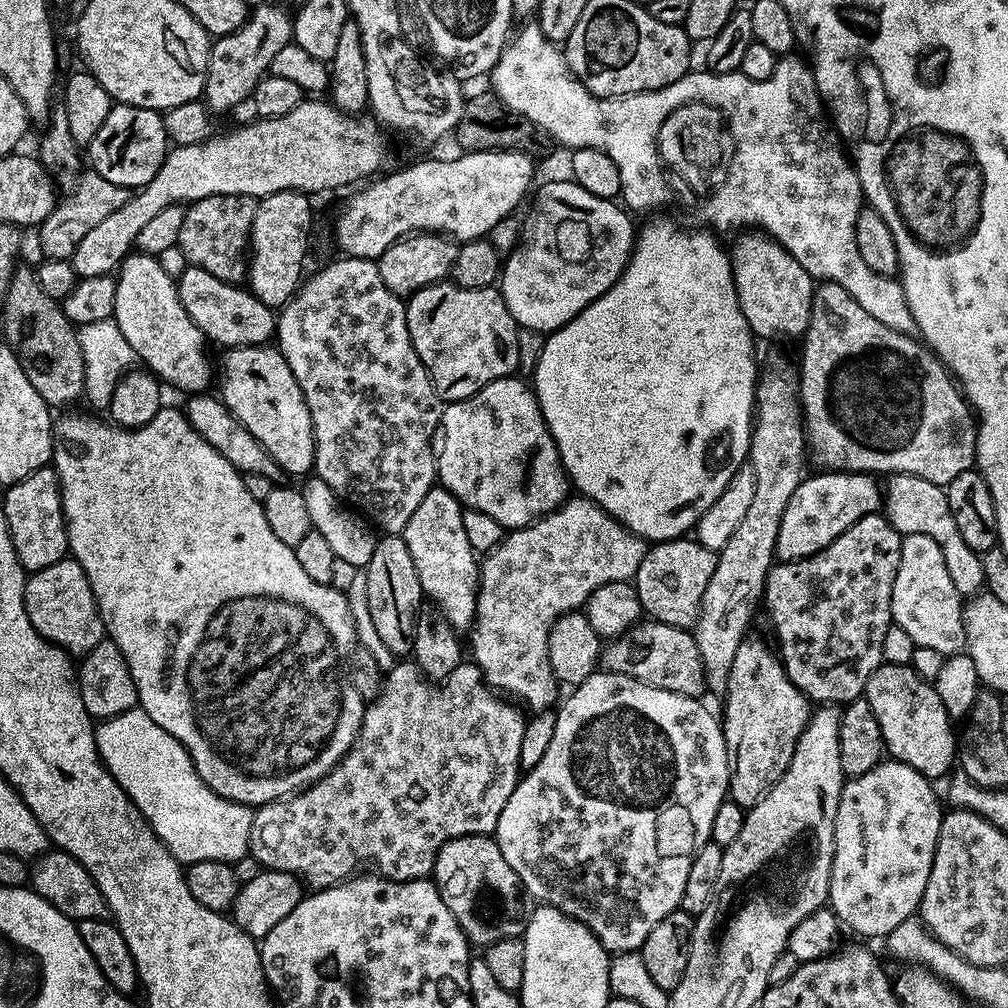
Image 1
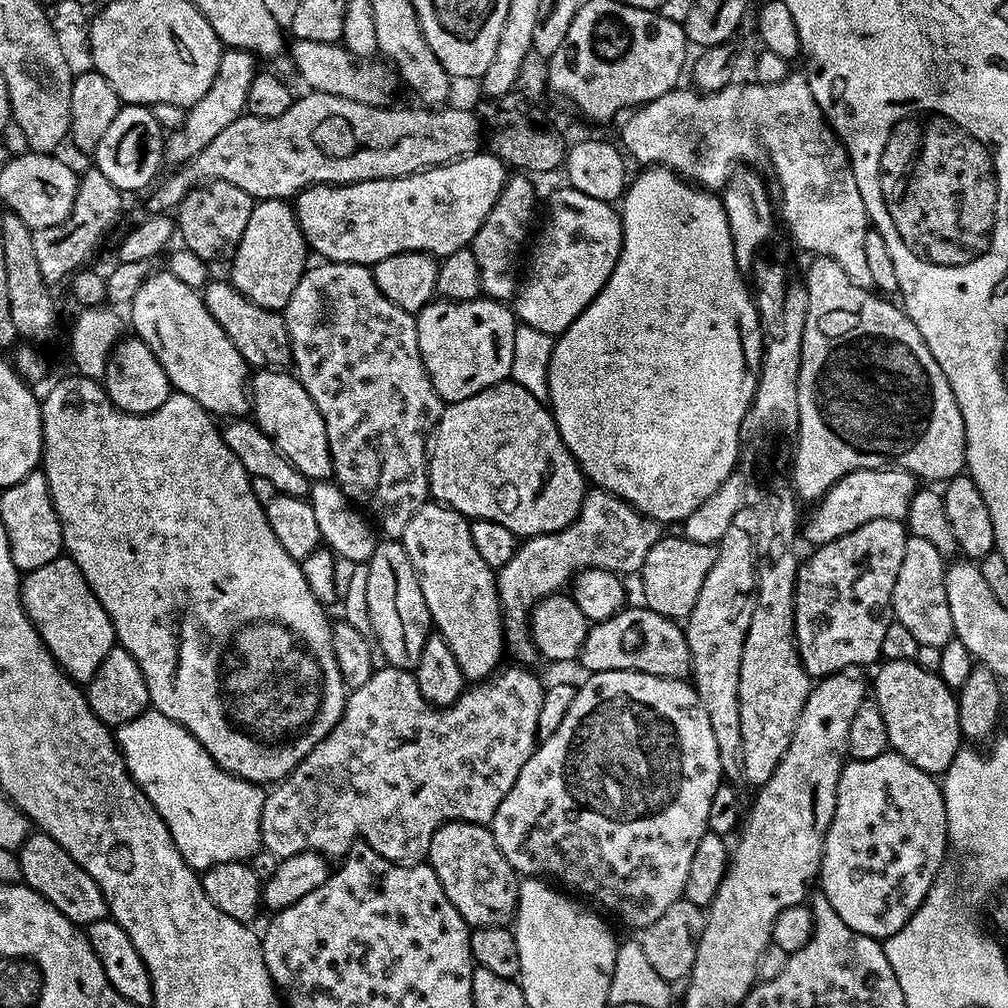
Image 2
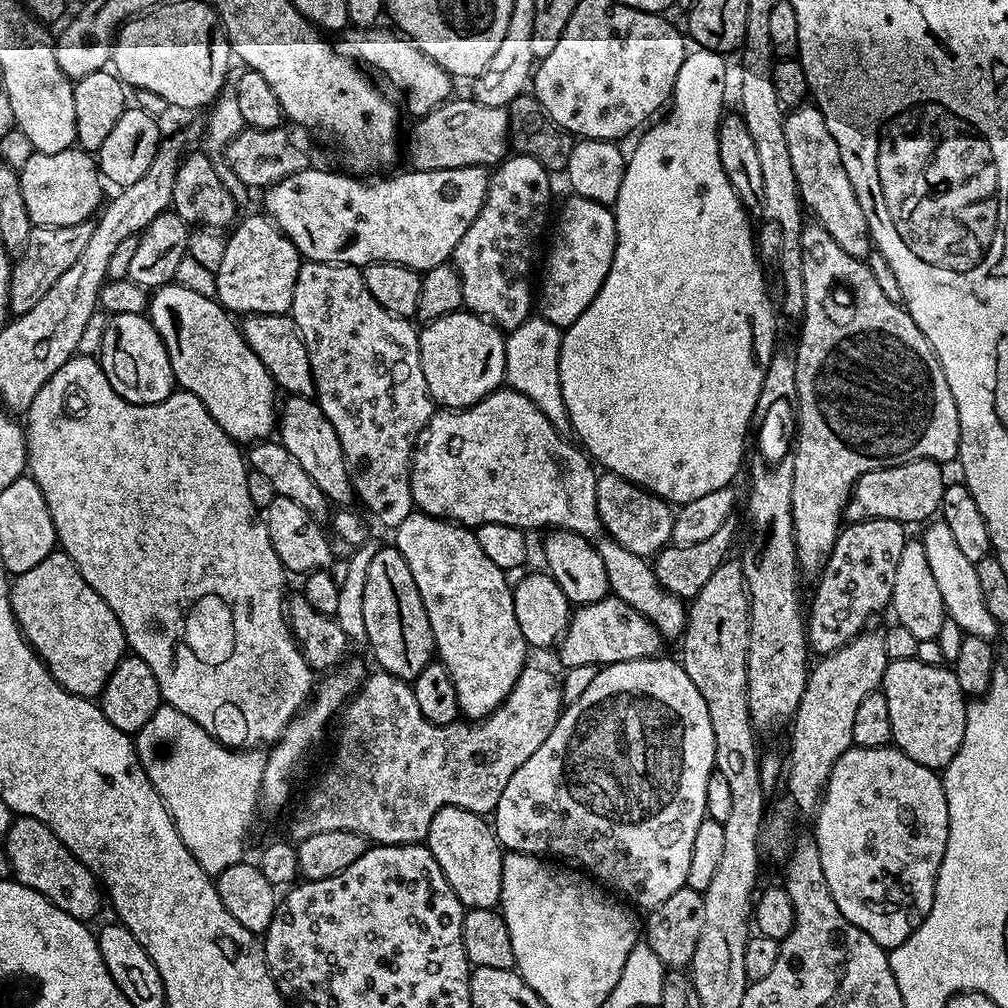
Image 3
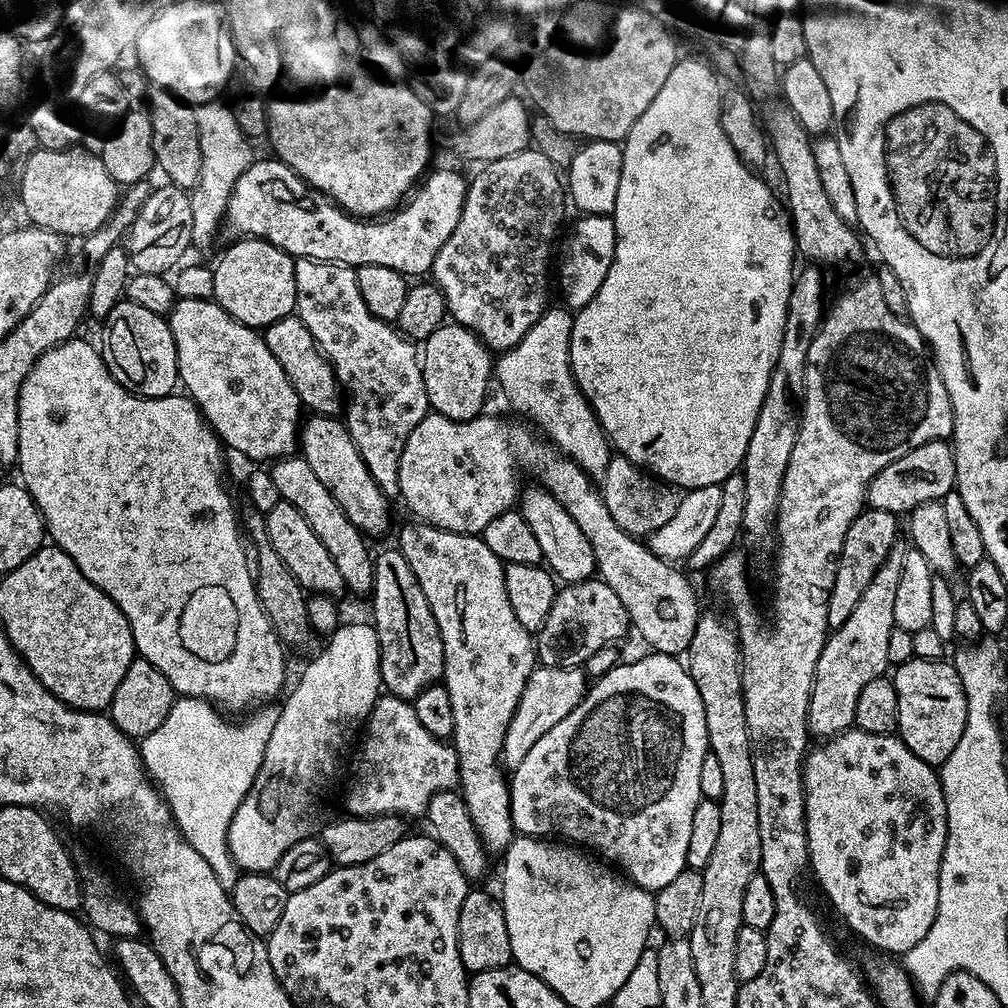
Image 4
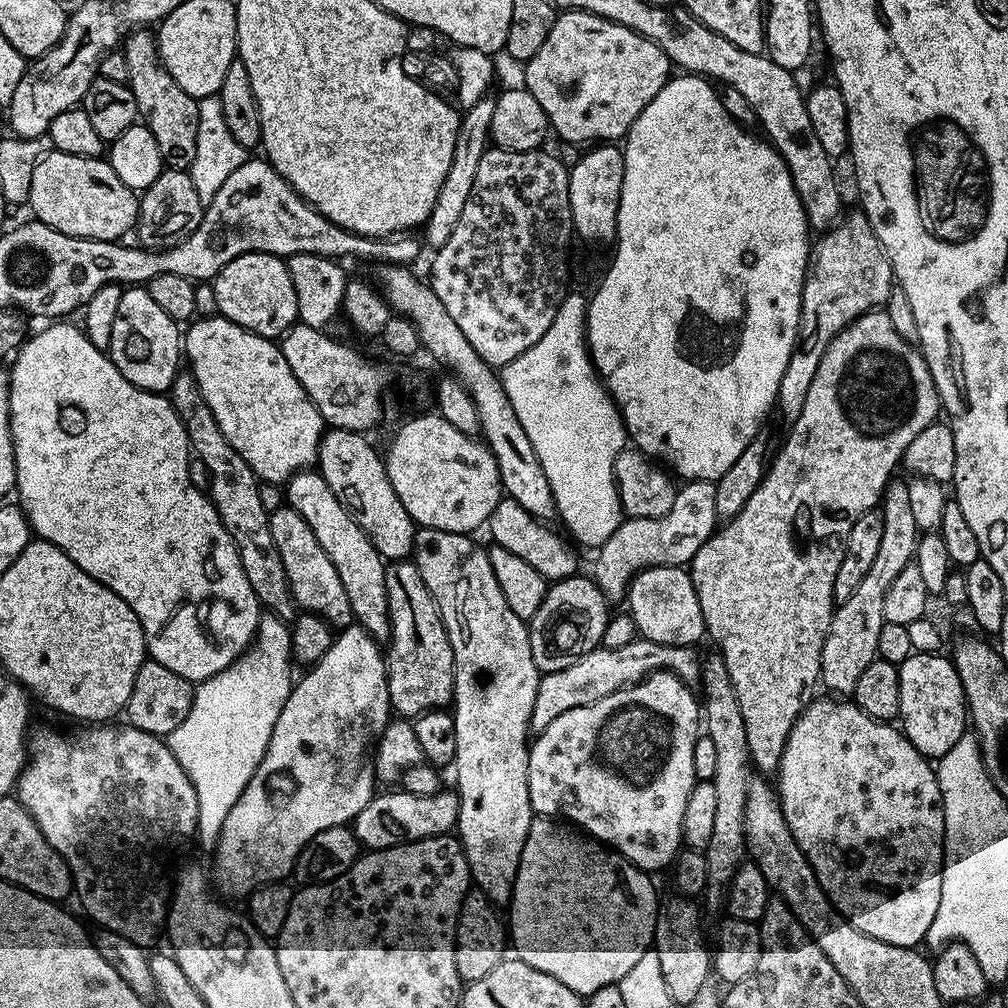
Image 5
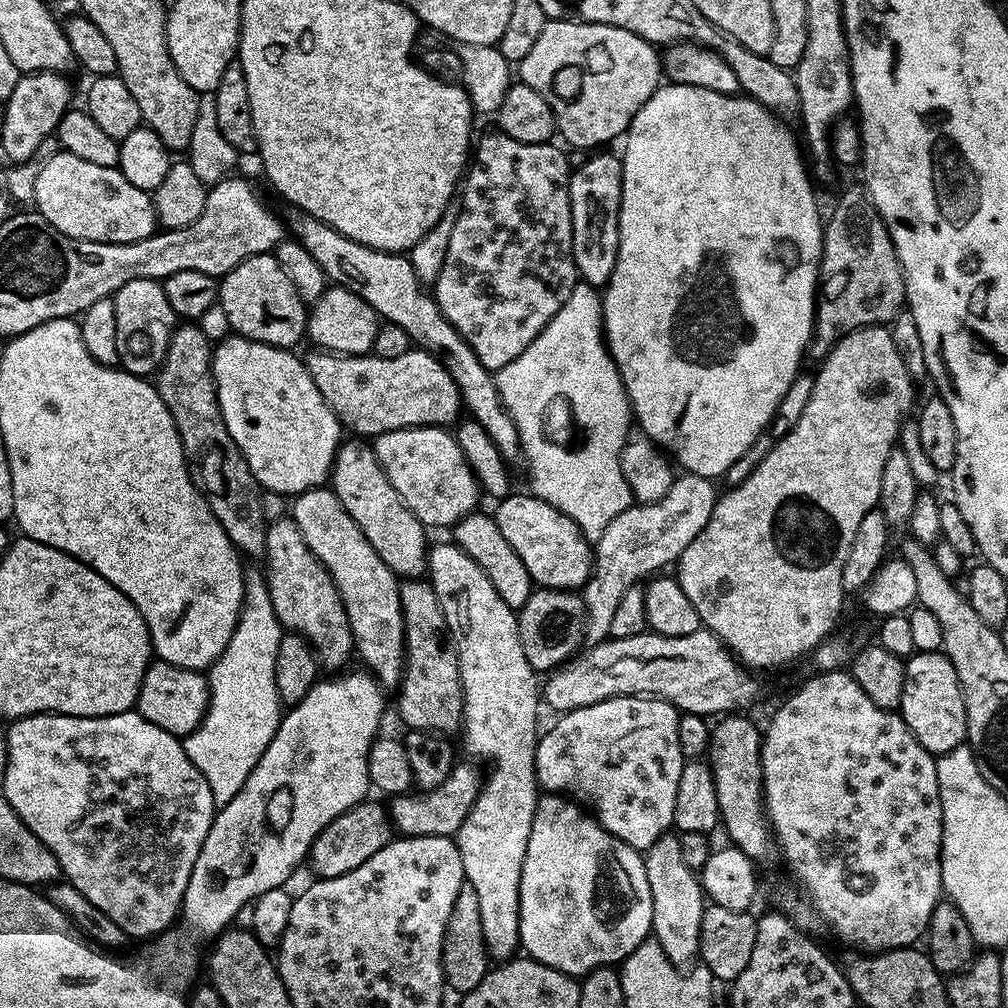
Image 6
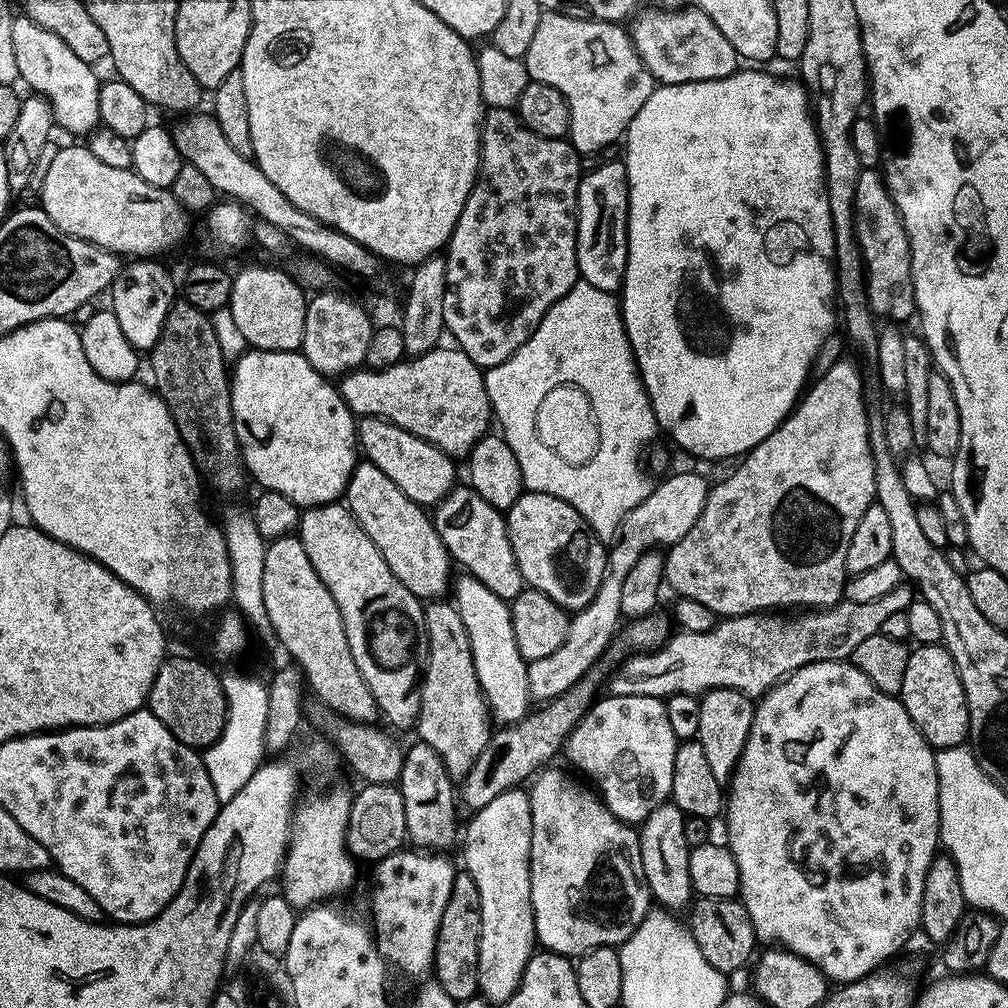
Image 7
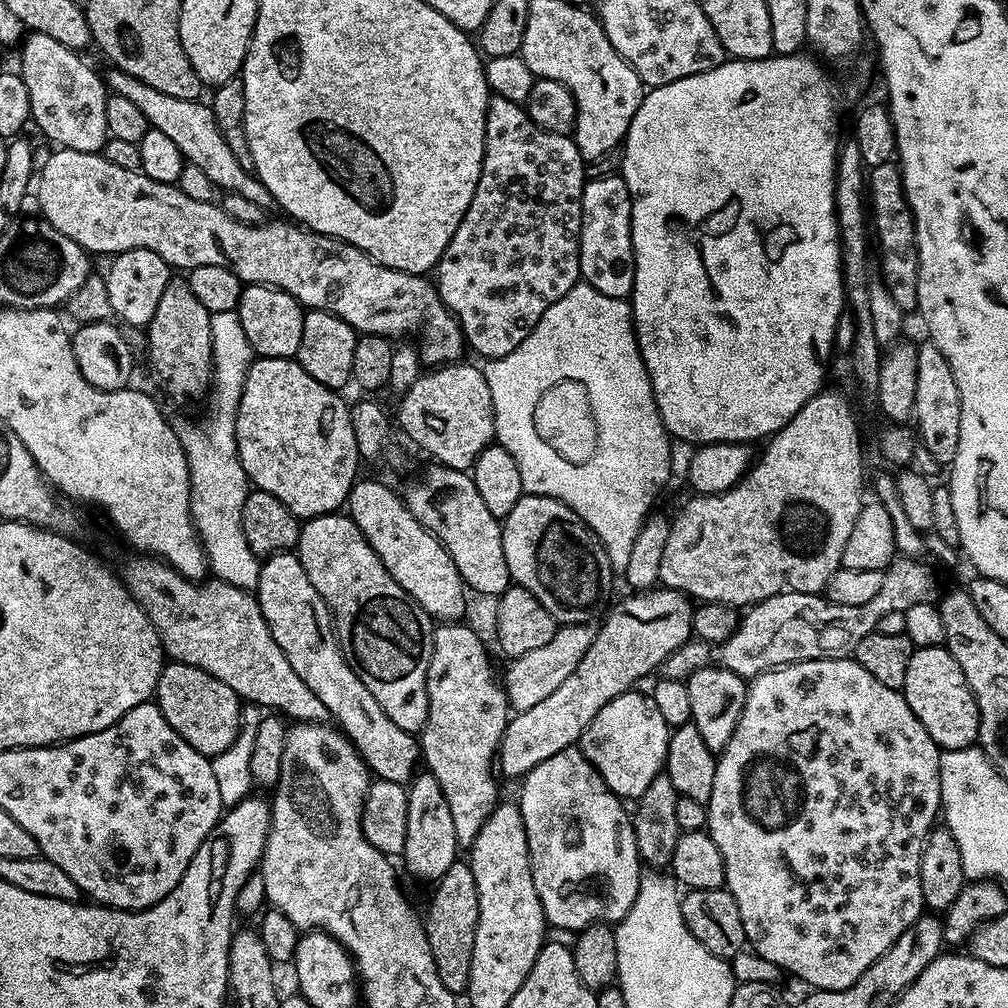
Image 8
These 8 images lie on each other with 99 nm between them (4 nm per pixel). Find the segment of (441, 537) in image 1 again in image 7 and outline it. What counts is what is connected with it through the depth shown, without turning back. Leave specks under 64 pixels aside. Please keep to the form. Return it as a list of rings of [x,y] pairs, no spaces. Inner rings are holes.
[[[467,574],[455,577],[450,588],[462,626],[470,638],[470,650],[474,660],[474,674],[478,674],[478,686],[488,703],[491,719],[497,725],[507,726],[524,719],[530,711],[528,695],[528,661],[522,658],[518,642],[514,642],[514,626],[509,601],[498,598],[494,590],[486,590],[478,578]],[[517,786],[506,790],[502,794],[498,794],[498,798],[493,798],[491,802],[486,802],[486,806],[482,806],[482,810],[471,813],[472,821],[468,824],[468,829],[463,829],[462,844],[464,840],[464,864],[463,871],[470,874],[470,878],[474,878],[474,882],[478,886],[478,898],[482,901],[480,905],[480,913],[482,914],[482,930],[480,931],[480,941],[478,942],[478,986],[480,987],[479,995],[487,1000],[489,1005],[503,1006],[503,1004],[513,996],[518,990],[522,974],[526,970],[526,966],[530,962],[532,953],[537,951],[538,941],[536,938],[536,927],[534,926],[534,910],[530,902],[530,846],[532,845],[532,815],[530,814],[530,798],[528,792],[523,787]]]

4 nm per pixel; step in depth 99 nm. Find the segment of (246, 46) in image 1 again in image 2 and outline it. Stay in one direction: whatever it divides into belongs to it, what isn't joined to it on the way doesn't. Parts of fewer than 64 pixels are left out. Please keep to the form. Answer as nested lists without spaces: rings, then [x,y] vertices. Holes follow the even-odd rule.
[[[243,48],[221,51],[218,72],[214,74],[214,82],[210,82],[210,90],[206,90],[206,94],[202,94],[198,102],[190,105],[184,113],[181,125],[164,137],[163,163],[169,169],[175,170],[202,154],[202,150],[206,150],[206,146],[210,146],[210,142],[214,142],[214,138],[218,138],[218,134],[222,134],[222,130],[230,126],[230,122],[245,115],[246,93],[250,90],[250,82],[254,82],[258,71],[256,63],[257,57],[253,53],[245,52]]]

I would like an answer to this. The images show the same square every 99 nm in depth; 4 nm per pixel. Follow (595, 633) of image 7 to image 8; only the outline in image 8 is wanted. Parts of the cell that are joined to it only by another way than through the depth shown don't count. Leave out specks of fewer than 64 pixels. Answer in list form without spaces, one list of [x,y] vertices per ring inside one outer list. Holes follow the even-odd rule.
[[[565,624],[557,627],[554,638],[546,642],[546,646],[538,646],[538,650],[530,650],[530,654],[522,654],[511,661],[508,673],[503,673],[504,693],[508,695],[508,703],[516,712],[530,710],[530,706],[538,706],[545,698],[550,698],[566,678],[576,675],[578,662],[582,662],[582,654],[590,650],[594,632],[588,624]]]

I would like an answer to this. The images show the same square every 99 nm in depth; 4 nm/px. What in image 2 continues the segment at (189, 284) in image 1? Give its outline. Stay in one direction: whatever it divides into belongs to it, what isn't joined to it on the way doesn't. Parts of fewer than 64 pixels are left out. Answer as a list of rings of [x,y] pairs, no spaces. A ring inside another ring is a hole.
[[[209,279],[202,289],[202,295],[206,310],[210,310],[214,322],[226,330],[226,338],[238,346],[238,354],[242,354],[249,366],[256,370],[284,370],[289,367],[292,358],[290,338],[279,311],[250,302],[227,279]]]

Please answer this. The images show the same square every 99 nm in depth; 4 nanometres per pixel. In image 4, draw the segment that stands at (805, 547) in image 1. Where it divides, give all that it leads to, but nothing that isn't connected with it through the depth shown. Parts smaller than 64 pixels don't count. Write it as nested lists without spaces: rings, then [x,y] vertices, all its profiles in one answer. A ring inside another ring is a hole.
[[[931,440],[910,454],[902,454],[898,462],[890,462],[868,484],[867,503],[873,508],[890,510],[897,514],[909,514],[923,503],[943,501],[944,495],[956,486],[956,463],[952,445],[948,440]]]

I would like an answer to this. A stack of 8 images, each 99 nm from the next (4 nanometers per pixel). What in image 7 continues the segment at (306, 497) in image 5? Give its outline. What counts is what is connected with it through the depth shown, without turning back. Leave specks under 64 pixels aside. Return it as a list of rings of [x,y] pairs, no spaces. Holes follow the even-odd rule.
[[[343,503],[319,504],[317,508],[303,509],[300,514],[298,535],[302,546],[306,546],[306,558],[310,558],[310,566],[314,566],[326,590],[330,590],[342,614],[342,626],[346,630],[346,642],[350,642],[350,654],[354,654],[354,662],[366,686],[370,686],[374,694],[379,715],[385,716],[393,724],[391,725],[393,729],[411,729],[420,713],[419,683],[428,655],[428,631],[424,629],[425,605],[420,597],[406,590],[406,586],[402,586],[402,582],[394,578],[378,546],[370,542],[362,526]]]

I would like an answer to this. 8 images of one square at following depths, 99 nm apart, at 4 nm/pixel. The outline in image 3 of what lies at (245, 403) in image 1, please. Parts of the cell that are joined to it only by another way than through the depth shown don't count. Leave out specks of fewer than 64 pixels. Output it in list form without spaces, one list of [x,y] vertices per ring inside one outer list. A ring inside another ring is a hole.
[[[288,396],[283,401],[278,412],[278,440],[279,443],[294,454],[294,459],[300,463],[314,478],[318,490],[326,494],[329,502],[336,506],[351,505],[354,500],[354,491],[350,482],[350,474],[346,466],[346,458],[342,454],[342,442],[338,442],[338,434],[334,434],[334,426],[330,426],[330,418],[322,414],[320,405],[315,399],[307,396]]]

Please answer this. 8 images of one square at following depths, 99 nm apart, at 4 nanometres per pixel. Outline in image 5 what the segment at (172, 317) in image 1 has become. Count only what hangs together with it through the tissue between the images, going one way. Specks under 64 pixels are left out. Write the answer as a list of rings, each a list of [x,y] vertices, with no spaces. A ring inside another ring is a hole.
[[[219,314],[193,319],[187,328],[182,348],[187,363],[192,363],[192,377],[226,442],[242,454],[257,478],[283,485],[295,472],[311,469],[317,463],[326,425],[294,378],[279,343],[248,332]]]

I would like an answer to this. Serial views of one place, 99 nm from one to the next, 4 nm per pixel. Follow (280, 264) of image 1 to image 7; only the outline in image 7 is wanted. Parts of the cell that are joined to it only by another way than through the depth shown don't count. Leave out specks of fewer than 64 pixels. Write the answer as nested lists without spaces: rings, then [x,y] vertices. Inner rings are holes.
[[[244,268],[232,276],[232,293],[226,307],[230,314],[234,314],[238,330],[242,330],[245,345],[262,352],[295,352],[300,348],[306,326],[308,300],[305,289],[293,277],[292,280],[276,268]]]

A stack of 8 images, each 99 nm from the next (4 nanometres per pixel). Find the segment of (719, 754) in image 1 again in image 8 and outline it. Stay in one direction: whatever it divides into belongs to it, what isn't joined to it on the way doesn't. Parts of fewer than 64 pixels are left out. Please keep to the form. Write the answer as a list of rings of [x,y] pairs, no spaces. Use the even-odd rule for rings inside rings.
[[[629,690],[614,698],[590,722],[587,732],[580,735],[578,747],[589,762],[599,770],[601,778],[616,796],[638,800],[650,782],[664,768],[668,755],[671,729],[649,693]]]

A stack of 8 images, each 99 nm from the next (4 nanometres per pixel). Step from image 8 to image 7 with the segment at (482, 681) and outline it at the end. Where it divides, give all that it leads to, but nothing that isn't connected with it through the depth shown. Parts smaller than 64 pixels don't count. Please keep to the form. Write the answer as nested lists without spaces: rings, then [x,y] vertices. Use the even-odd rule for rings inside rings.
[[[432,602],[424,609],[424,629],[428,631],[428,655],[422,669],[420,686],[420,713],[414,725],[419,739],[438,750],[438,758],[446,766],[453,781],[463,781],[474,766],[478,754],[486,746],[494,731],[488,703],[474,674],[474,660],[470,638],[455,603]]]

